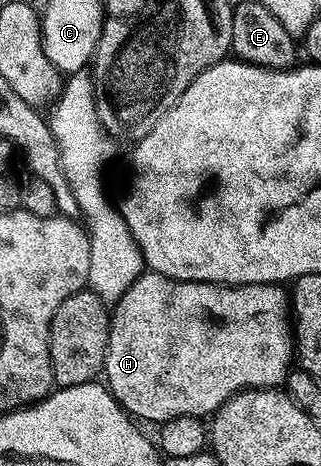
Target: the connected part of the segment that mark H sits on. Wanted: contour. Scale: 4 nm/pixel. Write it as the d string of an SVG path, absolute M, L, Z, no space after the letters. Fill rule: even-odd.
M145 270L128 287L126 294L120 300L115 301L110 312L110 319L112 325L108 335L102 380L125 412L140 422L145 422L144 420L163 422L179 416L211 417L237 392L245 392L248 388L275 388L283 385L293 367L291 364L294 364L294 324L290 319L290 296L279 284L235 285L194 282L193 280L171 280L157 272Z

